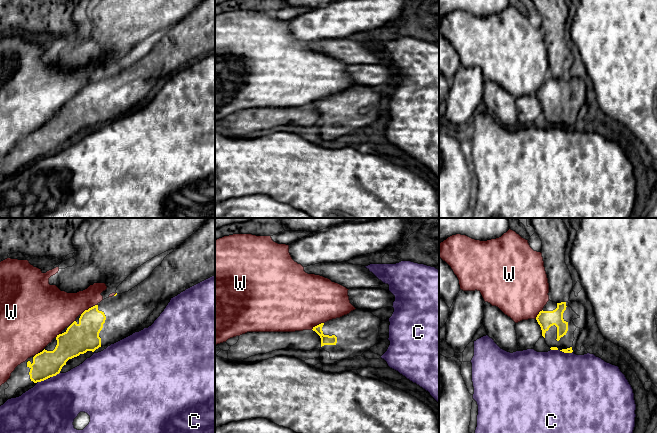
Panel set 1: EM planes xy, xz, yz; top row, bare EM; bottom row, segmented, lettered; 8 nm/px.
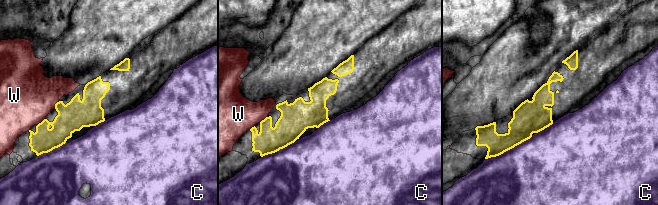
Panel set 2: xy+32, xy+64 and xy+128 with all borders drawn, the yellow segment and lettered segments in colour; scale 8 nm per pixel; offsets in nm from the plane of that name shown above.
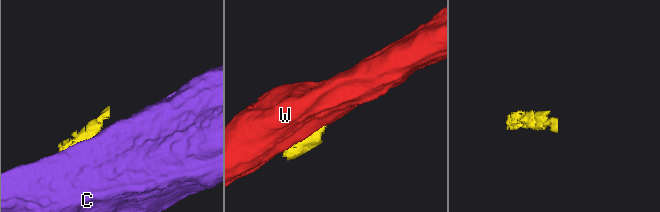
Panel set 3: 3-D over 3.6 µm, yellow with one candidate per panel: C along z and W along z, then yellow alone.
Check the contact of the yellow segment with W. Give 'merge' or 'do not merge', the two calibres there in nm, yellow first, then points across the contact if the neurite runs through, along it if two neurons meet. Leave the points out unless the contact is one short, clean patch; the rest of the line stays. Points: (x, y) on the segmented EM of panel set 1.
do not merge; 240 nm thick on the yellow side, 300 nm on the other

